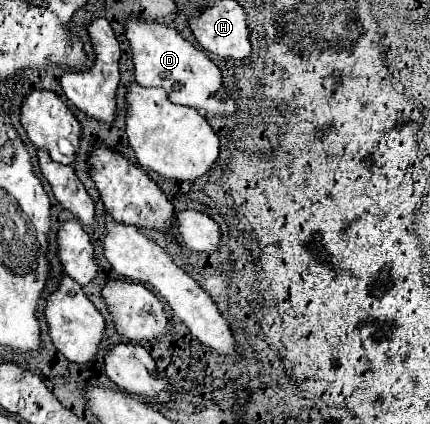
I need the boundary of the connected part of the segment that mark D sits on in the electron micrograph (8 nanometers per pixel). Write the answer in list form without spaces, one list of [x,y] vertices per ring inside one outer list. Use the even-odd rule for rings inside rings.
[[[140,19],[126,21],[126,37],[134,53],[134,77],[142,87],[162,87],[168,99],[178,105],[202,109],[216,117],[230,117],[238,111],[238,103],[226,97],[222,71],[212,63],[212,59],[186,41],[176,29],[156,23],[144,23]]]

